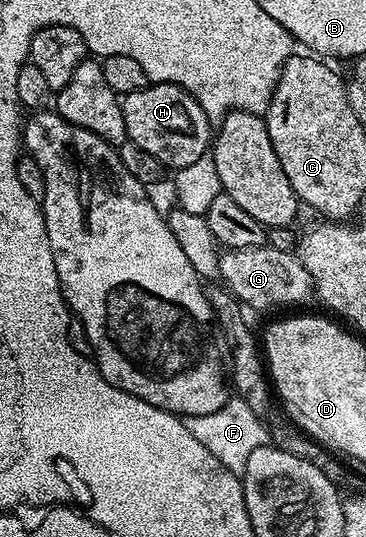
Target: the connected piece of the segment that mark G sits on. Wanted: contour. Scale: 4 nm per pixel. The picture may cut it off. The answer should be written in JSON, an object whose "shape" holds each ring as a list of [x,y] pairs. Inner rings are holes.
{"shape":[[[269,246],[227,249],[220,258],[219,277],[224,287],[249,309],[288,308],[314,296],[312,275],[305,270],[299,258],[291,252]]]}

